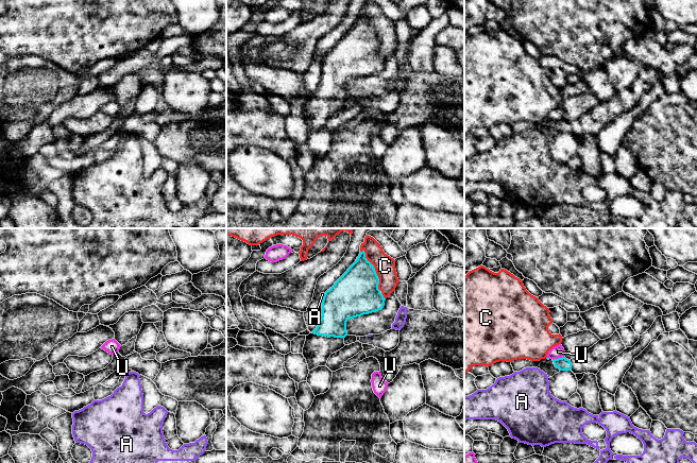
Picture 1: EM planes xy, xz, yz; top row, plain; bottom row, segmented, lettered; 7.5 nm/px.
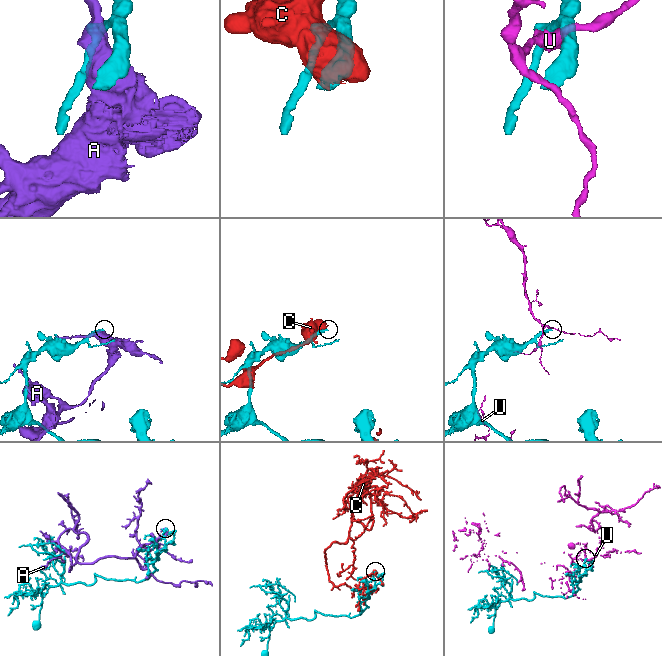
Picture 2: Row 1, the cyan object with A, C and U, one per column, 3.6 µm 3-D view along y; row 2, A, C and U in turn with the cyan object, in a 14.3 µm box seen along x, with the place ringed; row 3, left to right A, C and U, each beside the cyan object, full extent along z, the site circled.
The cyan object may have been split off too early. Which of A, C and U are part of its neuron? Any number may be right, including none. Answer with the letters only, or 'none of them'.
none of them

